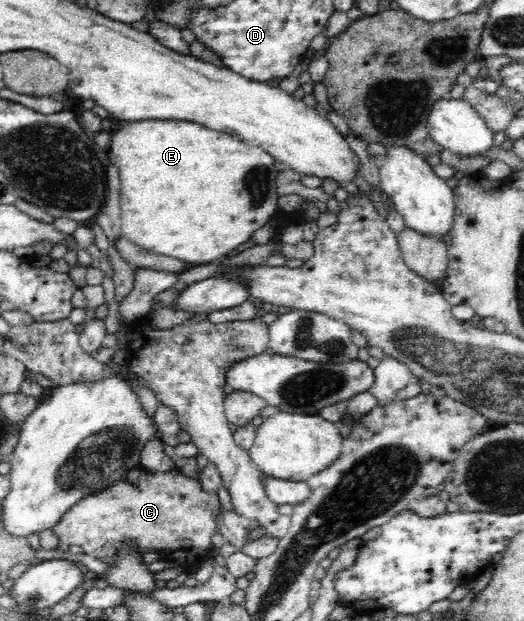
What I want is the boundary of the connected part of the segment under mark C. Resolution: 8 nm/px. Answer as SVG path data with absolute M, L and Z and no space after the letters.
M174 468L166 473L142 471L137 485L119 479L112 483L111 487L91 494L71 506L53 531L59 542L82 547L87 555L97 557L108 564L117 561L119 555L125 551L135 551L139 557L147 551L157 551L163 559L167 559L169 565L181 565L181 551L183 557L193 555L195 559L197 555L199 559L205 559L207 552L213 549L211 538L218 531L217 513L220 509L218 495L203 491L198 479L189 479Z

